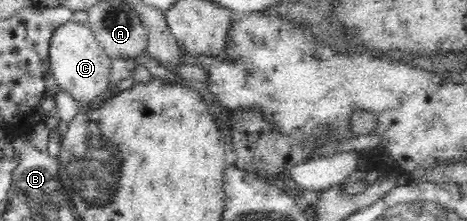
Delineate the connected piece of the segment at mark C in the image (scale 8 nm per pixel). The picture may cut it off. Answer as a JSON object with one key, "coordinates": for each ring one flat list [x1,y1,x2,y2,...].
{"coordinates":[[68,21,54,29,50,36,50,71,60,88,70,92,82,108,102,101,110,93,109,67,111,58,99,45,96,36,87,24]]}

